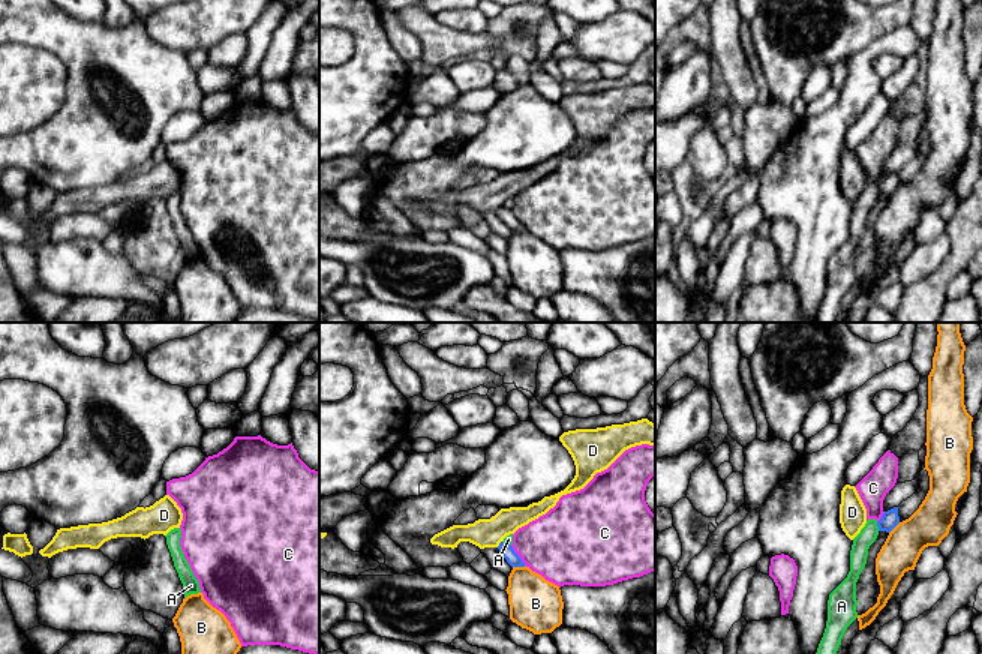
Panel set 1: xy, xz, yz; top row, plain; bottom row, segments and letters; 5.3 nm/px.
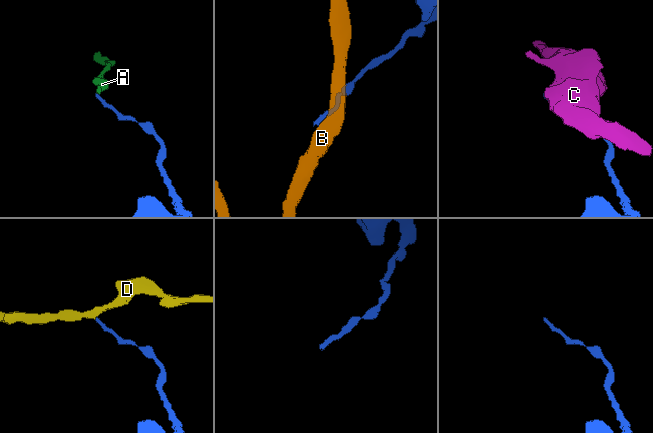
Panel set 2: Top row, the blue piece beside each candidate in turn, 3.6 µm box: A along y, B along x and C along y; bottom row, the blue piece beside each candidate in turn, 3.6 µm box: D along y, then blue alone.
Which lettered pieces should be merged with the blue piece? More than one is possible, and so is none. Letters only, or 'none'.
none

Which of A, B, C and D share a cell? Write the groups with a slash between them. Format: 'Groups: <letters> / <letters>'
Groups: A / B / C / D

